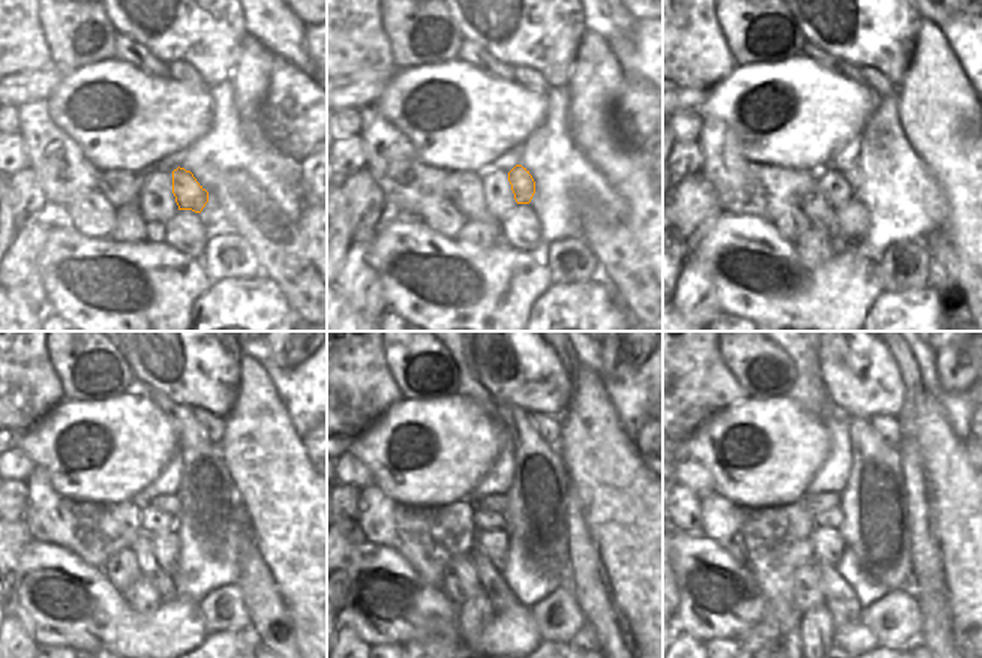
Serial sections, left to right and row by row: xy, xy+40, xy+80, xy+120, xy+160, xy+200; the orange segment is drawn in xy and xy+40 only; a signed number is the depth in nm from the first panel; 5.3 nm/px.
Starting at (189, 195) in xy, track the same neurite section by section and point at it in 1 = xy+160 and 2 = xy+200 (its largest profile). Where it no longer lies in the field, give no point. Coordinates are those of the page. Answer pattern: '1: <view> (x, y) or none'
1: xy+160 (493, 502)
2: xy+200 (814, 504)

